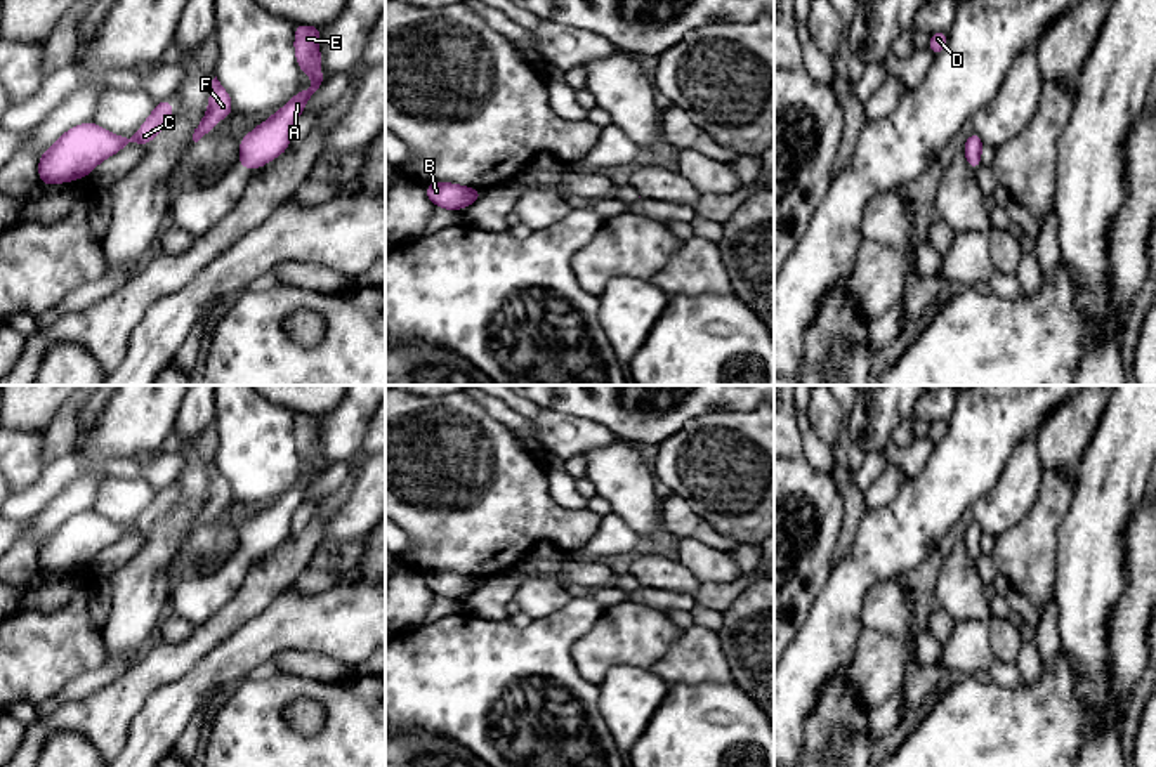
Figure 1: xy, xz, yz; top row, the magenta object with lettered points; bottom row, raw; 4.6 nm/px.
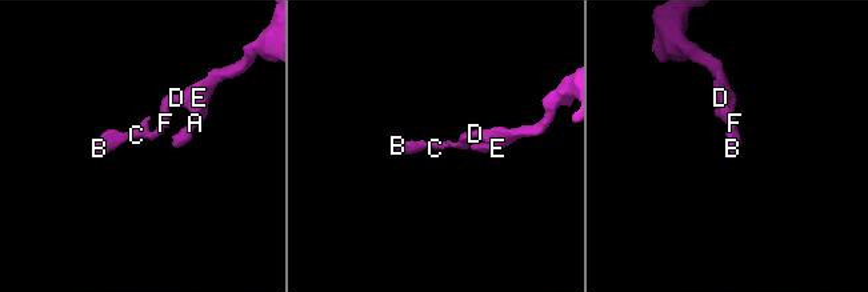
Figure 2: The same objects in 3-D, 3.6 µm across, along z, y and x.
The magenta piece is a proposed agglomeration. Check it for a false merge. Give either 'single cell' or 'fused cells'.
single cell

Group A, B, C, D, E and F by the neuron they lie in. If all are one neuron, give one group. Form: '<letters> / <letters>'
A B C D E F

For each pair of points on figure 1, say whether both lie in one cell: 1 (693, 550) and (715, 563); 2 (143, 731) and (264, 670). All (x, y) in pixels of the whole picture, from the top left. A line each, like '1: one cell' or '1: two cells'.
1: one cell
2: two cells

